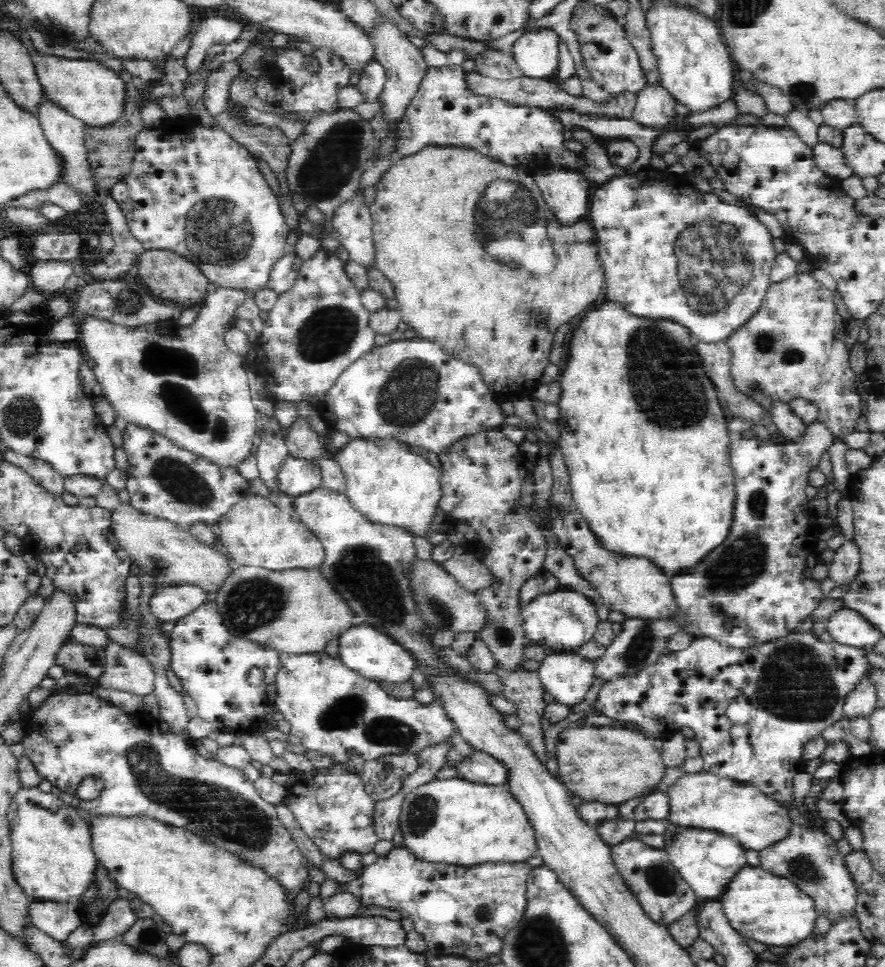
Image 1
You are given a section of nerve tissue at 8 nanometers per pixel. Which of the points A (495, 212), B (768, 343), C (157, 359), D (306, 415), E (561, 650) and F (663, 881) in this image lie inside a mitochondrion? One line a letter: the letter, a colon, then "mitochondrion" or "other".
A: mitochondrion
B: mitochondrion
C: mitochondrion
D: other
E: other
F: mitochondrion

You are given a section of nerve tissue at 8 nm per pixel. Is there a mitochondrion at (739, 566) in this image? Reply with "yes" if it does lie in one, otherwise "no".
yes

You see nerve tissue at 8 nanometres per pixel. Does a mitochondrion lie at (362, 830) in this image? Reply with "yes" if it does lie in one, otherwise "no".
no

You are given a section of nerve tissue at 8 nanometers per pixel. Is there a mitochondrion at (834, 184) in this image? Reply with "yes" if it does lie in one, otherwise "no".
no

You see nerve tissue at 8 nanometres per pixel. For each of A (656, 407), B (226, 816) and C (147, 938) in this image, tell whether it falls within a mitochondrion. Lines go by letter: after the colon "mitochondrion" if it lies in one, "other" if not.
A: mitochondrion
B: mitochondrion
C: mitochondrion

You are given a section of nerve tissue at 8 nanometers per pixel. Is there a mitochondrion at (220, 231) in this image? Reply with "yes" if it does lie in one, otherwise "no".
yes

